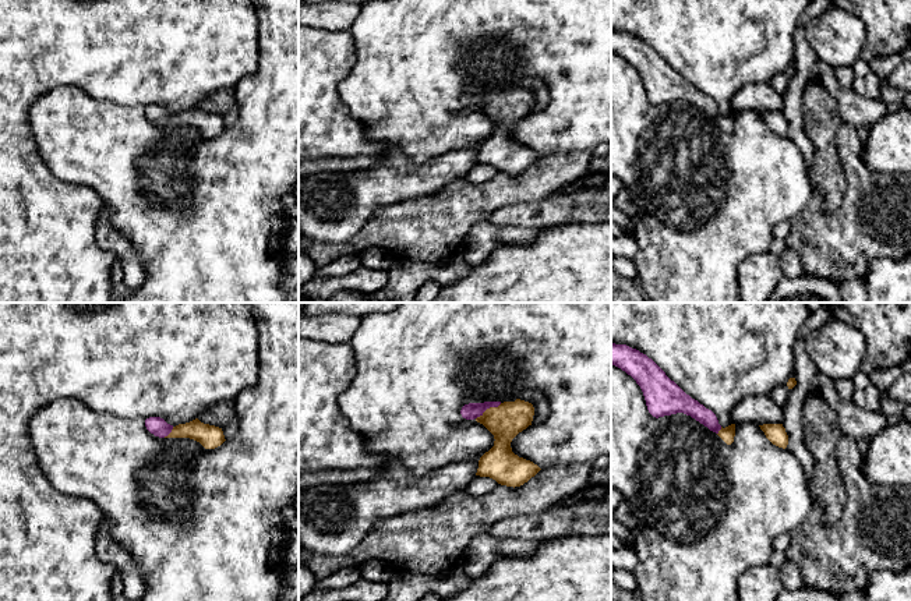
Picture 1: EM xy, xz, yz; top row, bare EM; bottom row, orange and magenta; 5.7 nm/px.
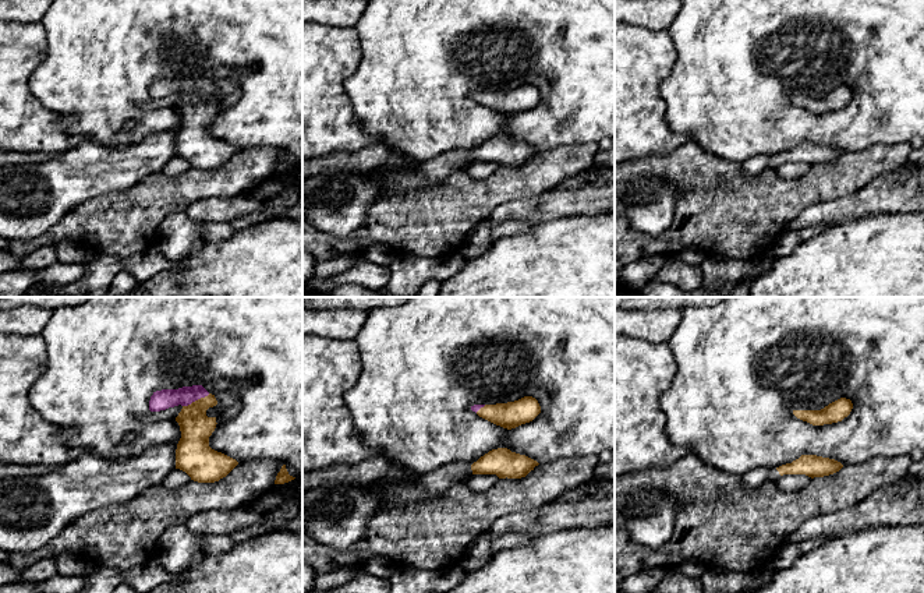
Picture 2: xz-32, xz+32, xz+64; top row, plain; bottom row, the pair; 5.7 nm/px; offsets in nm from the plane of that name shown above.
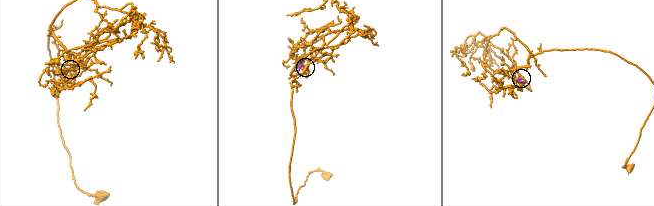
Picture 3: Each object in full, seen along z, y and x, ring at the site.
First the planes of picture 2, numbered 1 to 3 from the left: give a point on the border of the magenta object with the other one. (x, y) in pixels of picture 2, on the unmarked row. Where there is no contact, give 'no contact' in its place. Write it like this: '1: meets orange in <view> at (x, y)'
1: meets orange in xz-32 at (195, 88)
2: meets orange in xz+32 at (481, 95)
3: no contact

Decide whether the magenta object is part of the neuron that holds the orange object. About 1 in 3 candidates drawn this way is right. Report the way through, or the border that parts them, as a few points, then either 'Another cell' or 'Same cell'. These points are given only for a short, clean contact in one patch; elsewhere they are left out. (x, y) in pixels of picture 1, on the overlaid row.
Path across: xz (505, 421), (490, 407), (472, 410). Same cell

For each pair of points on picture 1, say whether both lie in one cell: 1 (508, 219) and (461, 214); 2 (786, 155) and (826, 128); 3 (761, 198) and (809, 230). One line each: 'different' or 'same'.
1: different
2: different
3: different

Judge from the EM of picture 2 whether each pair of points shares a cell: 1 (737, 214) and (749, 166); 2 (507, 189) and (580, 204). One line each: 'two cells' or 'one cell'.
1: two cells
2: two cells

